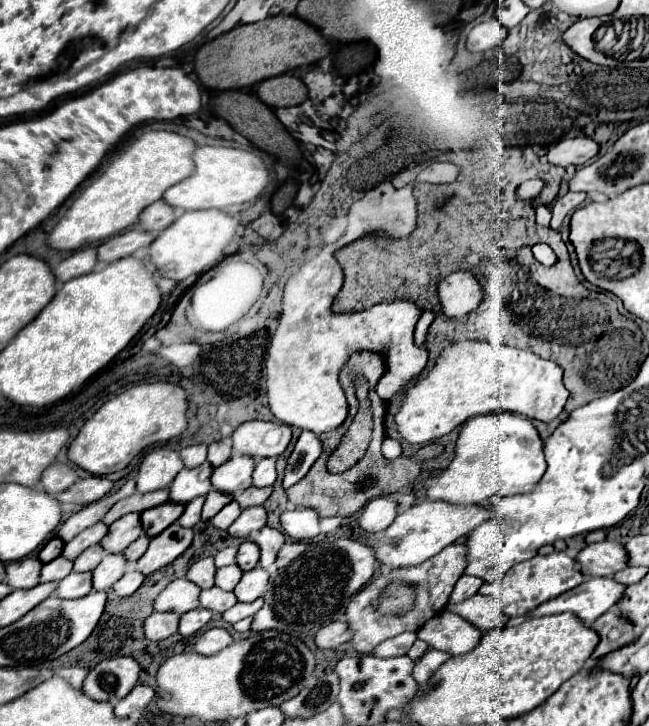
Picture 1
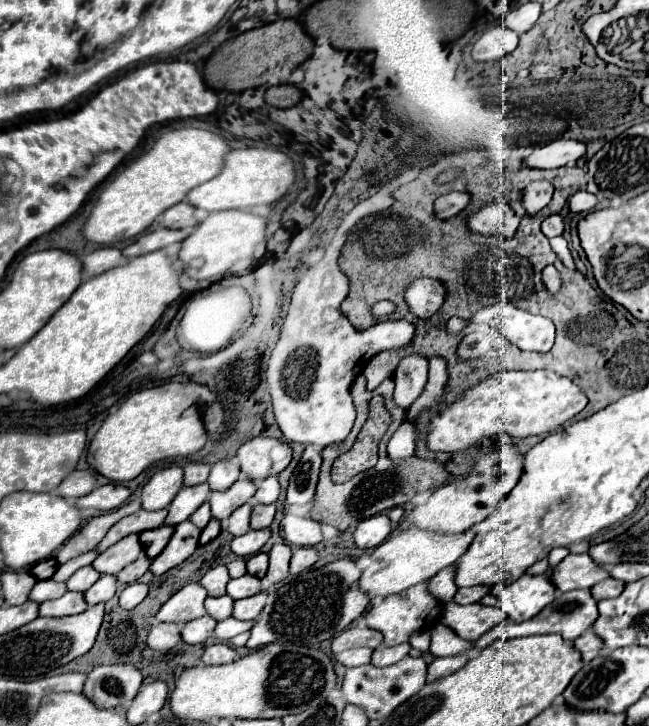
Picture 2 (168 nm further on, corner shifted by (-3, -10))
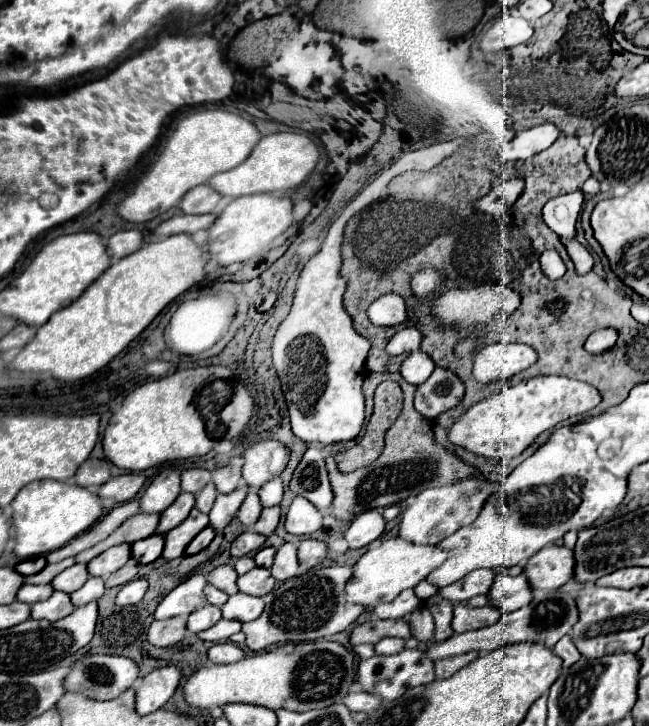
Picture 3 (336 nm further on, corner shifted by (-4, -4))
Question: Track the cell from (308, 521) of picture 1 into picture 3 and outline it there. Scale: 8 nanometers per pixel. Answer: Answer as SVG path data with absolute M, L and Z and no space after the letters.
M295 497L285 519L285 529L291 535L309 535L321 529L321 513L319 509L305 501L305 497Z

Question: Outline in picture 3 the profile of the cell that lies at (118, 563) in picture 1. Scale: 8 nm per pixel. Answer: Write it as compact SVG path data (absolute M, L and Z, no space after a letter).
M89 577L87 583L79 591L75 591L71 595L71 599L73 599L75 607L81 607L81 605L85 605L89 601L99 599L103 593L105 593L105 581L101 577Z

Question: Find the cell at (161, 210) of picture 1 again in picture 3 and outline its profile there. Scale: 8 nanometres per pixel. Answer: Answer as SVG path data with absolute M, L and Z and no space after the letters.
M197 185L197 189L191 189L183 201L181 201L181 211L183 213L191 213L191 215L203 215L203 213L211 213L217 209L221 201L221 195L217 191L213 191L211 185Z

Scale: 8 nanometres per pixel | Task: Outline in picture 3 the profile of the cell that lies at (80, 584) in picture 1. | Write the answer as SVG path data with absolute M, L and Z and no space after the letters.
M55 591L49 599L39 601L31 607L31 619L47 619L47 621L57 621L61 617L67 617L73 611L73 603L67 593Z

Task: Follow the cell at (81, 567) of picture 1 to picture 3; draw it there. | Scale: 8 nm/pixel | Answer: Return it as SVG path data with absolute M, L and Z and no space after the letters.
M73 565L73 567L65 569L63 573L59 573L59 575L55 577L55 581L51 581L51 583L53 583L53 589L55 589L55 591L63 591L63 593L69 593L69 595L71 595L71 593L77 591L87 579L89 579L89 573L87 573L85 565Z

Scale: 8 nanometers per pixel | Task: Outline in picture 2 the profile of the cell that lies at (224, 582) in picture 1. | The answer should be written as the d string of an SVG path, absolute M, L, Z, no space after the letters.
M242 575L238 579L228 581L228 595L232 599L250 597L250 595L256 595L258 591L260 591L260 579L252 577L252 575Z

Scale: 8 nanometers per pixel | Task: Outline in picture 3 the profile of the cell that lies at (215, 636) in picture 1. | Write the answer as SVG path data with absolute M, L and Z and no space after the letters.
M217 643L209 649L211 663L235 663L243 659L243 651L233 643Z

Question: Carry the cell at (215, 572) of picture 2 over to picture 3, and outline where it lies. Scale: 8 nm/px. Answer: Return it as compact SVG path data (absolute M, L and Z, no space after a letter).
M221 565L221 567L213 569L213 571L209 573L209 581L211 581L217 589L225 591L227 595L239 593L239 589L237 589L237 573L235 573L235 569L233 569L231 565Z

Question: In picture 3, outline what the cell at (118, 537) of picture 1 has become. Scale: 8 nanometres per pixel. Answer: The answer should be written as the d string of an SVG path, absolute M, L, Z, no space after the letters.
M127 543L115 545L115 547L107 549L105 553L101 553L99 557L95 557L93 561L89 561L89 565L87 565L89 575L93 575L93 577L107 577L113 571L121 569L129 561L129 557L131 557L129 549L131 547Z

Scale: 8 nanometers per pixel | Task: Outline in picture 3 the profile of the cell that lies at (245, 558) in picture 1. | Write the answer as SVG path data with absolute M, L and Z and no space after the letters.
M263 547L263 549L259 549L257 553L255 553L255 563L257 563L257 567L271 567L273 565L273 557L275 557L275 547Z

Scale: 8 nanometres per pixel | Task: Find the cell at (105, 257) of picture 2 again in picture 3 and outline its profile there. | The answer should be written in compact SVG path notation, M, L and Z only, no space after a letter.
M131 229L131 231L115 233L115 235L107 241L107 247L109 247L111 257L117 261L117 259L121 259L121 257L125 257L125 255L135 253L135 251L141 247L141 241L143 241L143 233L137 231L137 229Z

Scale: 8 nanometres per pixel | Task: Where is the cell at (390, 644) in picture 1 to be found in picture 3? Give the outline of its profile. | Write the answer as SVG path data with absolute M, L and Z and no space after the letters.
M387 637L387 639L381 639L377 645L375 645L375 653L377 655L395 655L399 651L405 649L405 639L397 639L397 637Z

